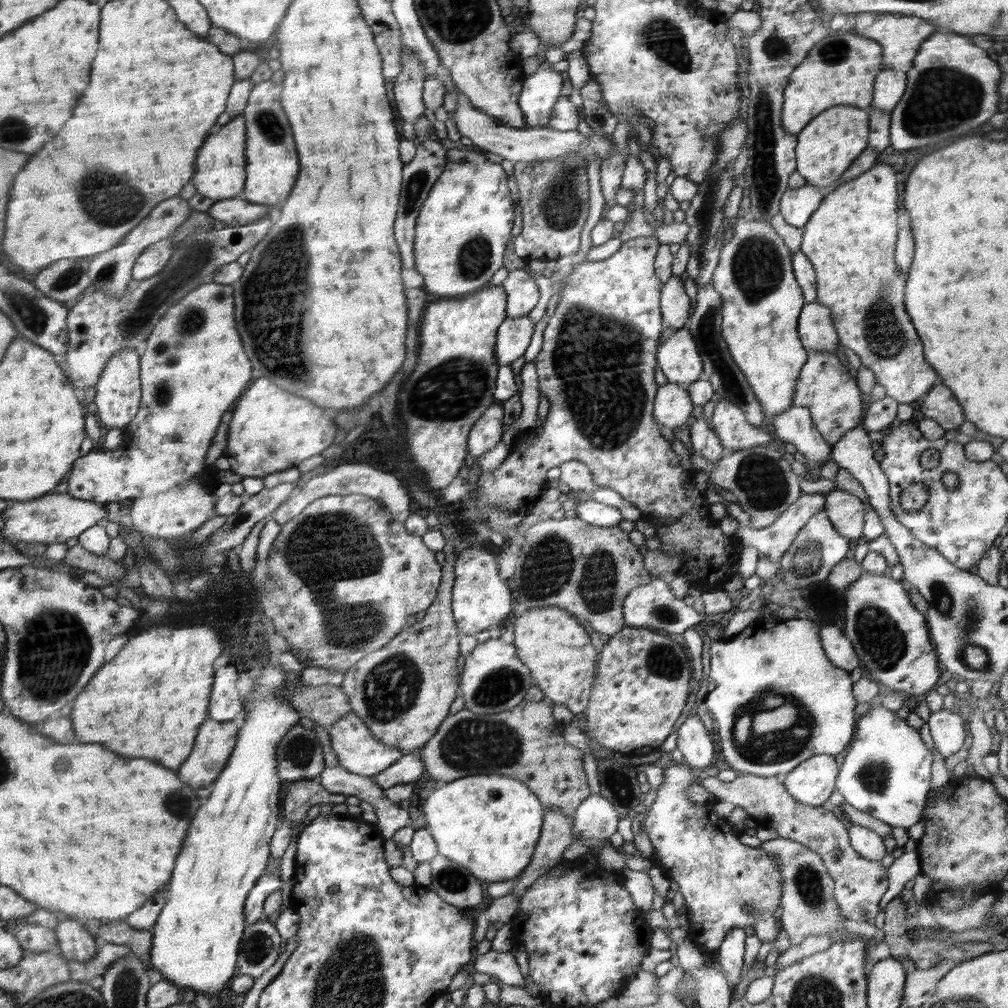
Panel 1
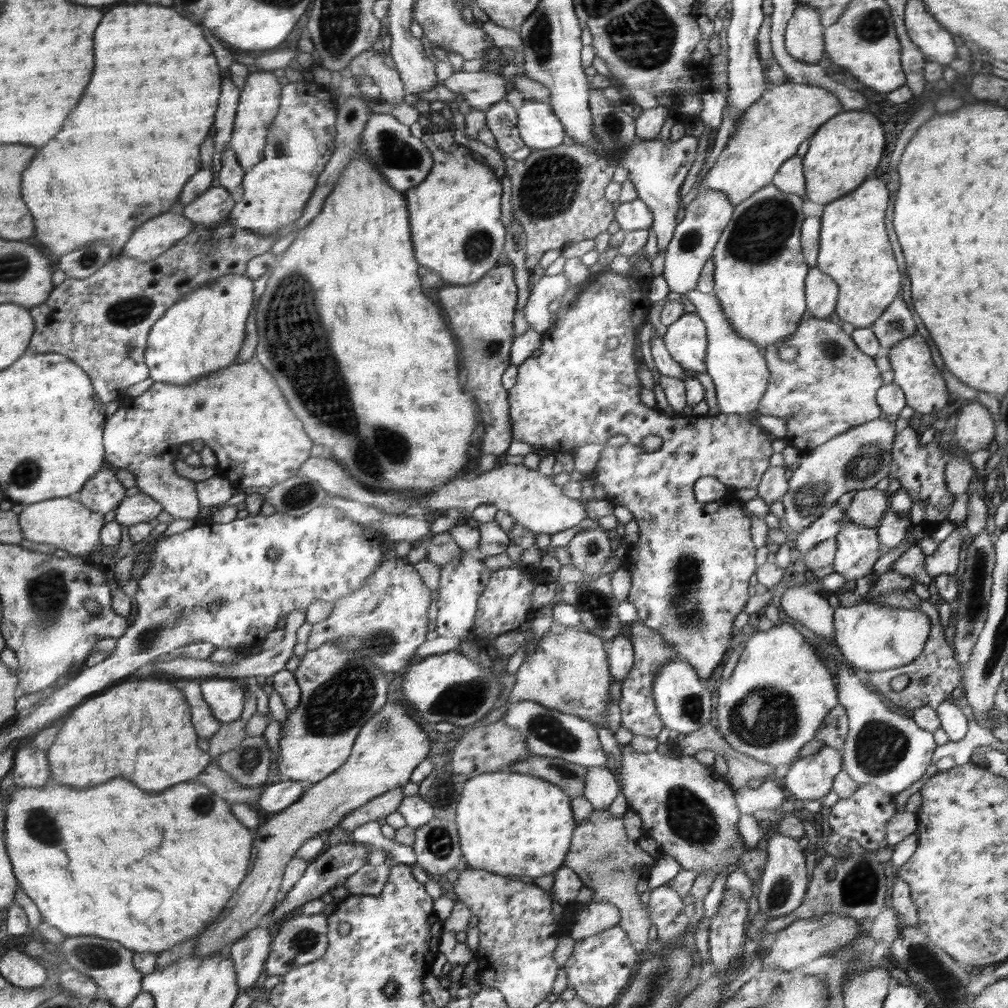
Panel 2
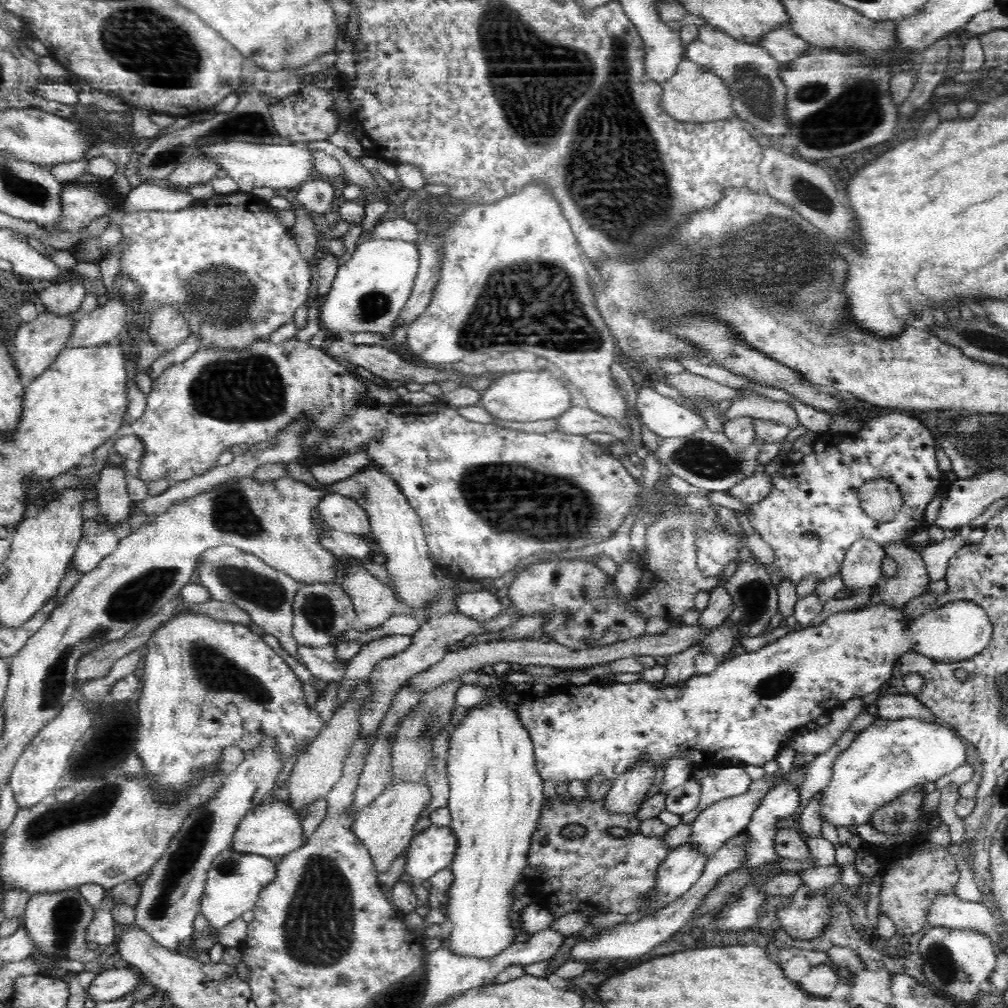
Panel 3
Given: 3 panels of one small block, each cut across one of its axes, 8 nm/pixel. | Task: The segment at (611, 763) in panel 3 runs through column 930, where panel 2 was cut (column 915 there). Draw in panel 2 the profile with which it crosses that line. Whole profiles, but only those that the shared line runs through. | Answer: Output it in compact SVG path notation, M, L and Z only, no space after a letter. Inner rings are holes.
M863 604L839 606L835 610L835 644L847 662L862 670L885 671L908 665L920 656L930 634L930 620L925 612L897 606Z

